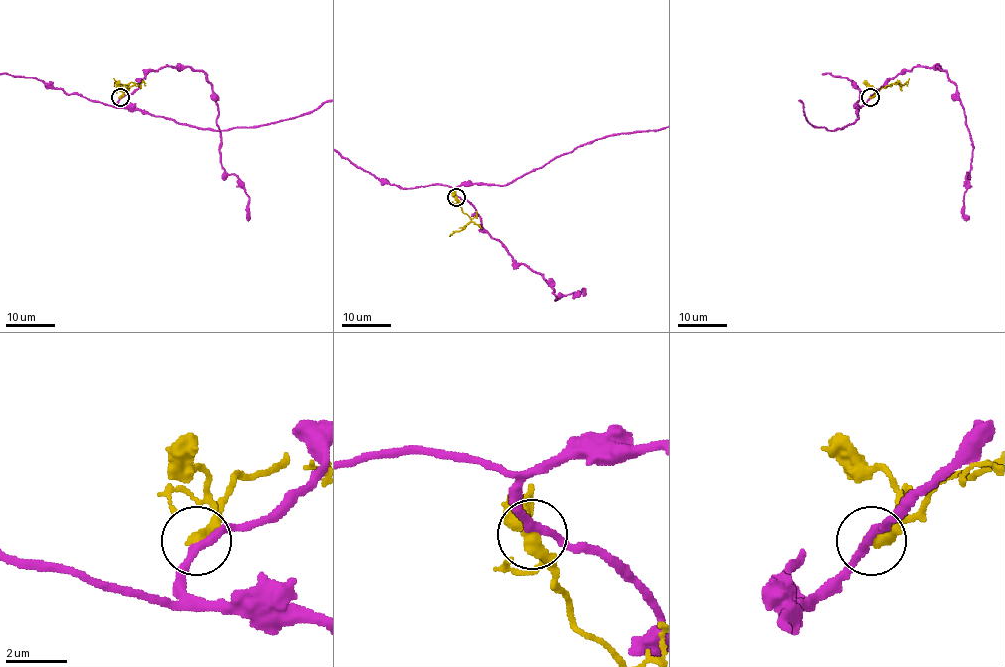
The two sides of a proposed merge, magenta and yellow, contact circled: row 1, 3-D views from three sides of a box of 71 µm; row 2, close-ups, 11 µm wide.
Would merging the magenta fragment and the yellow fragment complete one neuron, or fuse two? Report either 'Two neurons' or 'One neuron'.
Two neurons

